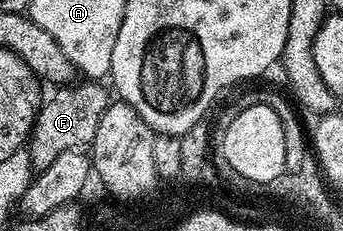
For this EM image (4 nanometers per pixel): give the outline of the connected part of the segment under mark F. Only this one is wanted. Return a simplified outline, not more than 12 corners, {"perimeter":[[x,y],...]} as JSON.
{"perimeter":[[84,80],[38,108],[27,152],[43,171],[92,144],[106,89]]}

